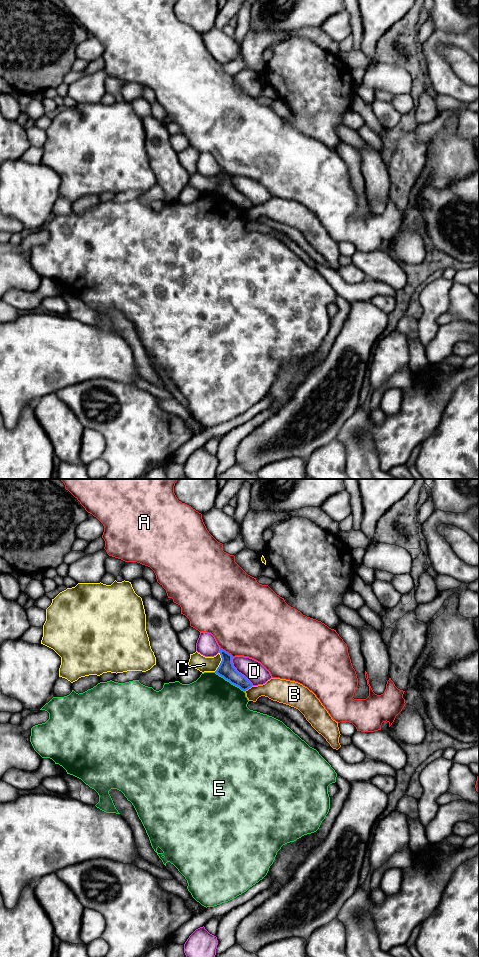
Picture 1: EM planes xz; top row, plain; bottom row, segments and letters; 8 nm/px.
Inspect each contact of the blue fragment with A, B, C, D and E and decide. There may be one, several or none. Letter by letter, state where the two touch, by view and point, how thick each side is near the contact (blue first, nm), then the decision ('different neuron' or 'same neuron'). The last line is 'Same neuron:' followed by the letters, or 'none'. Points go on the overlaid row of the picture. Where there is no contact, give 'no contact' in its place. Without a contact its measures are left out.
A: xz (227, 652) | 130/480 nm | different neuron
B: xz (248, 688) | 130/190 nm | different neuron
C: xz (221, 662) | 130/130 nm | different neuron
D: xz (238, 672) | 130/170 nm | different neuron
E: xz (229, 681) | 130/480 nm | different neuron
Same neuron: none

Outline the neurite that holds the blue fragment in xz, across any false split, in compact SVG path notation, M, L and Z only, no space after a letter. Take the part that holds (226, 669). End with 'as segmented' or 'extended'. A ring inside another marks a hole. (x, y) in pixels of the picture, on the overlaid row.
M220 649L219 653L222 661L215 673L243 691L251 688L253 686L252 683L233 666L232 655L223 649Z; as segmented

